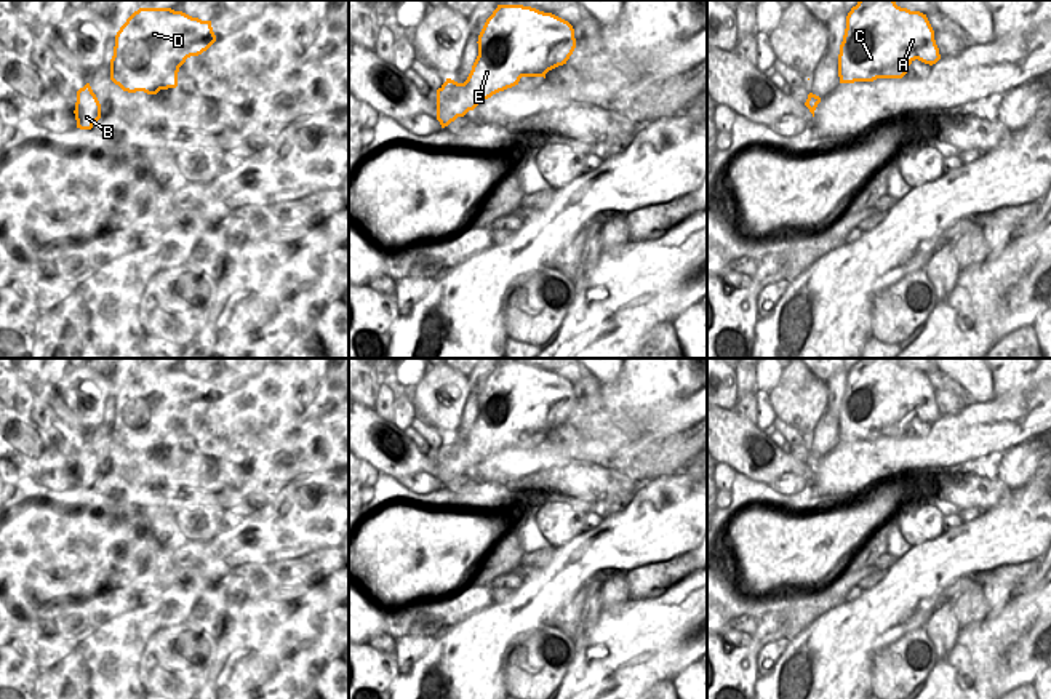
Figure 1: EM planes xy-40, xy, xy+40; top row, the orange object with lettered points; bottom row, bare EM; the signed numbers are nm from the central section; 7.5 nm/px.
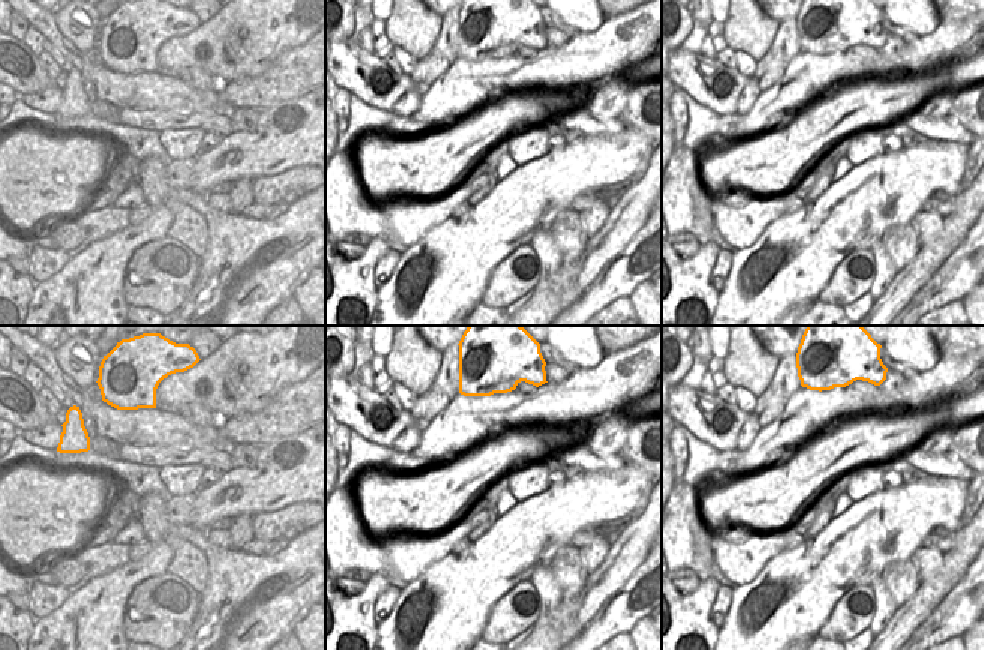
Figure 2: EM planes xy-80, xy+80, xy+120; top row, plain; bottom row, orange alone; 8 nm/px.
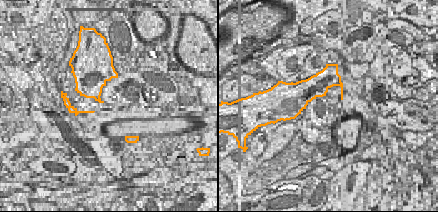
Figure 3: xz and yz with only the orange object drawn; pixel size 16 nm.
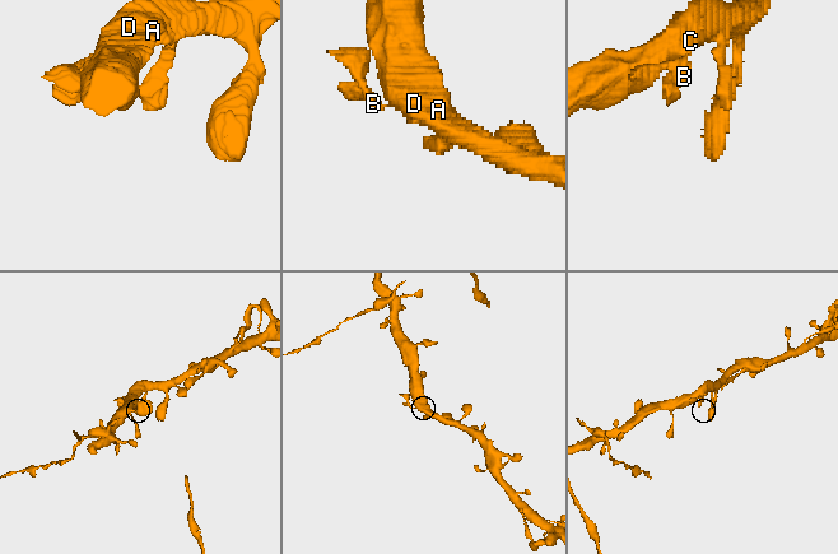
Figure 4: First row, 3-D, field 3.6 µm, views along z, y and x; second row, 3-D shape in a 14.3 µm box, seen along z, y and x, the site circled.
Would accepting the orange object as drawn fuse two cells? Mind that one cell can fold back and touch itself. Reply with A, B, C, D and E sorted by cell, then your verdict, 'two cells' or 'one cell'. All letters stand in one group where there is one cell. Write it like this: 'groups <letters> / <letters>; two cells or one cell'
groups A B C D E; one cell

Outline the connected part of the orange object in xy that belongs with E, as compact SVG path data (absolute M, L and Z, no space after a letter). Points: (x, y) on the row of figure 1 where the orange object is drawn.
M498 5L478 35L478 56L464 83L451 78L437 90L442 128L522 77L544 77L566 64L576 48L573 26L523 5Z

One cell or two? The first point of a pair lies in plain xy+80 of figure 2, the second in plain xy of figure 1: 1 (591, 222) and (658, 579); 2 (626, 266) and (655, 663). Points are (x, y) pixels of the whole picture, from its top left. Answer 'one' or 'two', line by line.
1: one
2: two

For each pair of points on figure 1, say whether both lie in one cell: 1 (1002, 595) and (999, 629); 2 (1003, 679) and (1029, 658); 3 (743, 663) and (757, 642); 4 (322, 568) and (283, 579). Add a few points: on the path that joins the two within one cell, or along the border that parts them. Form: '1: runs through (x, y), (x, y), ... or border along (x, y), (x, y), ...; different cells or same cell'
1: border along (1011, 597), (1000, 610), (991, 615); different cells
2: runs through (1010, 675), (1023, 664); same cell
3: runs through (746, 658), (754, 647); same cell
4: runs through (312, 568), (293, 571); same cell

